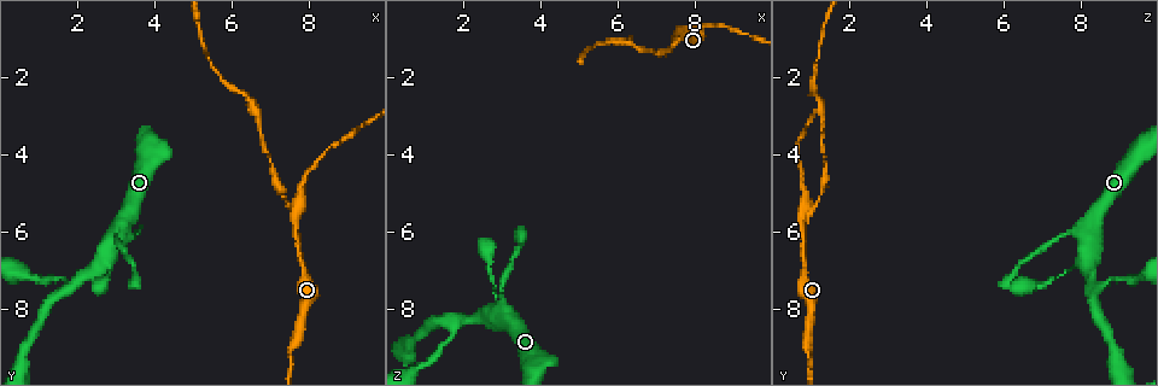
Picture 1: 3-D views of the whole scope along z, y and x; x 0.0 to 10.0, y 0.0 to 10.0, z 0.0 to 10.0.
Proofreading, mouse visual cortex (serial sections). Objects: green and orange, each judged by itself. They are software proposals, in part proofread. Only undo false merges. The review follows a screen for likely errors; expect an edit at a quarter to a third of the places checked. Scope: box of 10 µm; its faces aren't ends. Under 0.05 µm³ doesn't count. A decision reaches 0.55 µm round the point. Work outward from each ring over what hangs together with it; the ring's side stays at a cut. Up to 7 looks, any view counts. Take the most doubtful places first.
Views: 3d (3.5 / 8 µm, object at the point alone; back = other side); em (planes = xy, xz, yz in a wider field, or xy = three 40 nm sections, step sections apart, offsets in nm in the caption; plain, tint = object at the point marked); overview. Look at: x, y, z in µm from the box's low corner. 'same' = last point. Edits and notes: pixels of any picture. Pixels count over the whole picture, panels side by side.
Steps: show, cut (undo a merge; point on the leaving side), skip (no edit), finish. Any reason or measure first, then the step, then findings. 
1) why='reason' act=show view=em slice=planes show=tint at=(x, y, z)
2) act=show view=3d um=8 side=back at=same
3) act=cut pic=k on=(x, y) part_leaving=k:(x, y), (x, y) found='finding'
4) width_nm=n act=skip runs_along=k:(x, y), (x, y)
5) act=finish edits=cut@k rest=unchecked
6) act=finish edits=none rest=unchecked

why='arms part here' act=show view=3d um=8 at=(7.75, 5.35, 0.95)

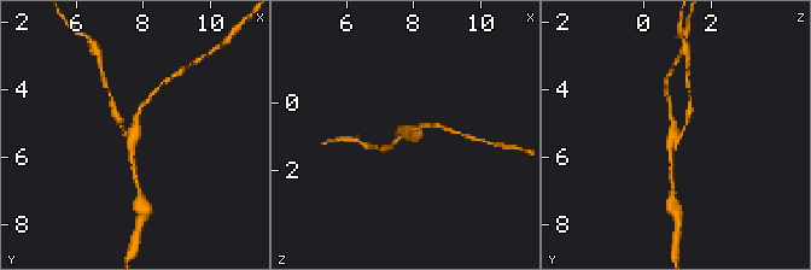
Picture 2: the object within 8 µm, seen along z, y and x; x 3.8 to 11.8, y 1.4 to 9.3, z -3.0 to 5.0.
why='zoom in' act=show view=3d um=3.5 at=same

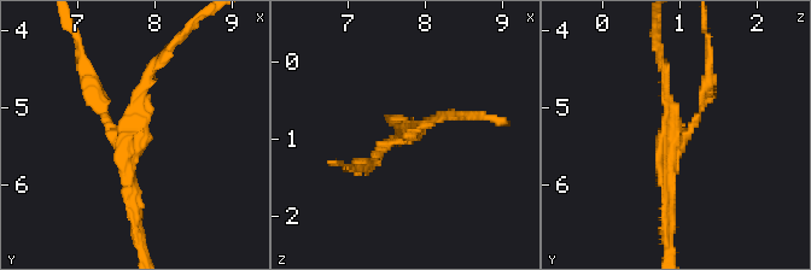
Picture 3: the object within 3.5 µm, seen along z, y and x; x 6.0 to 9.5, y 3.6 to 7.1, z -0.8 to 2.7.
act=cut pic=3 on=(94, 100) part_leaving=3:(116, 131), (83, 75), (75, 31) found='two cells meet here'

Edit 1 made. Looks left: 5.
why='see it whole again' act=show view=overview

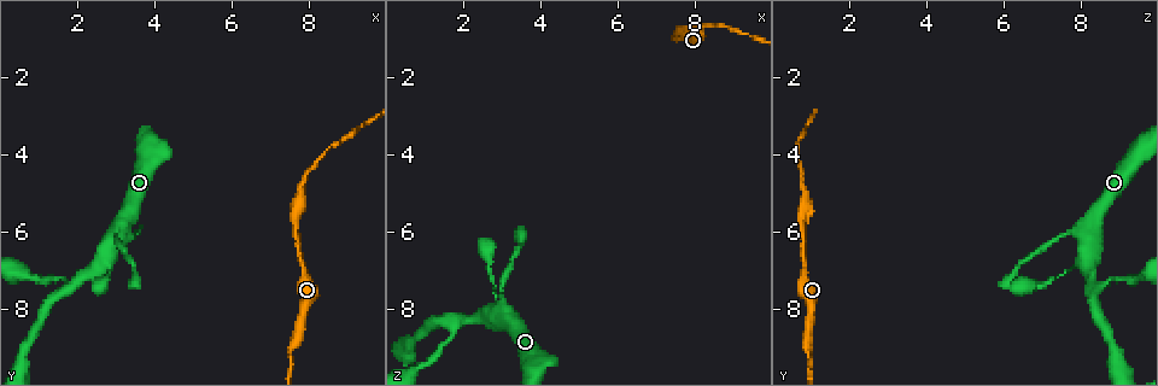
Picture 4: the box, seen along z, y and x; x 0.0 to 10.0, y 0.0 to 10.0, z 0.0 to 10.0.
why='three-way junction' act=show view=3d um=3.5 at=(3.05, 6.05, 8.00)

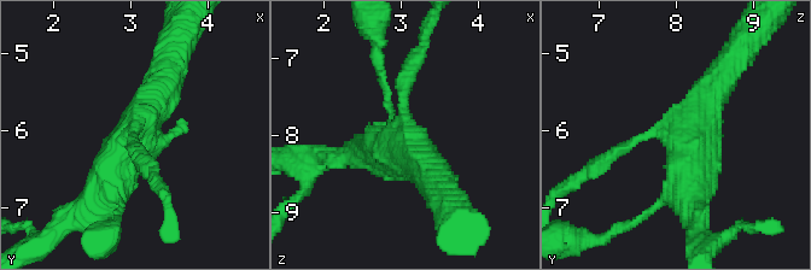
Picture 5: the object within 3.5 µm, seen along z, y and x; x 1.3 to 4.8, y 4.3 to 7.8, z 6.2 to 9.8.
act=show view=em slice=xy step=2 show=tint at=(3.05, 5.95, 8.05)

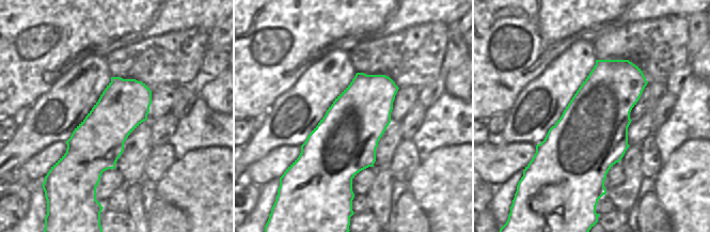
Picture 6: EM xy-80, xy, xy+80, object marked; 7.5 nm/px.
act=show view=em slice=xy step=3 show=tint at=same

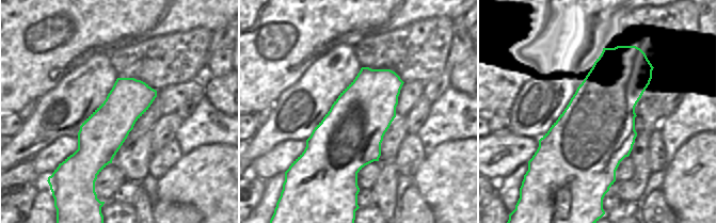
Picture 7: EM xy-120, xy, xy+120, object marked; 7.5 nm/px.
act=skip runs_along=5:(168, 66), (164, 88), (98, 199) found='continuous, no second cell'

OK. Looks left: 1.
act=finish edits=cut@3 rest=unchecked

